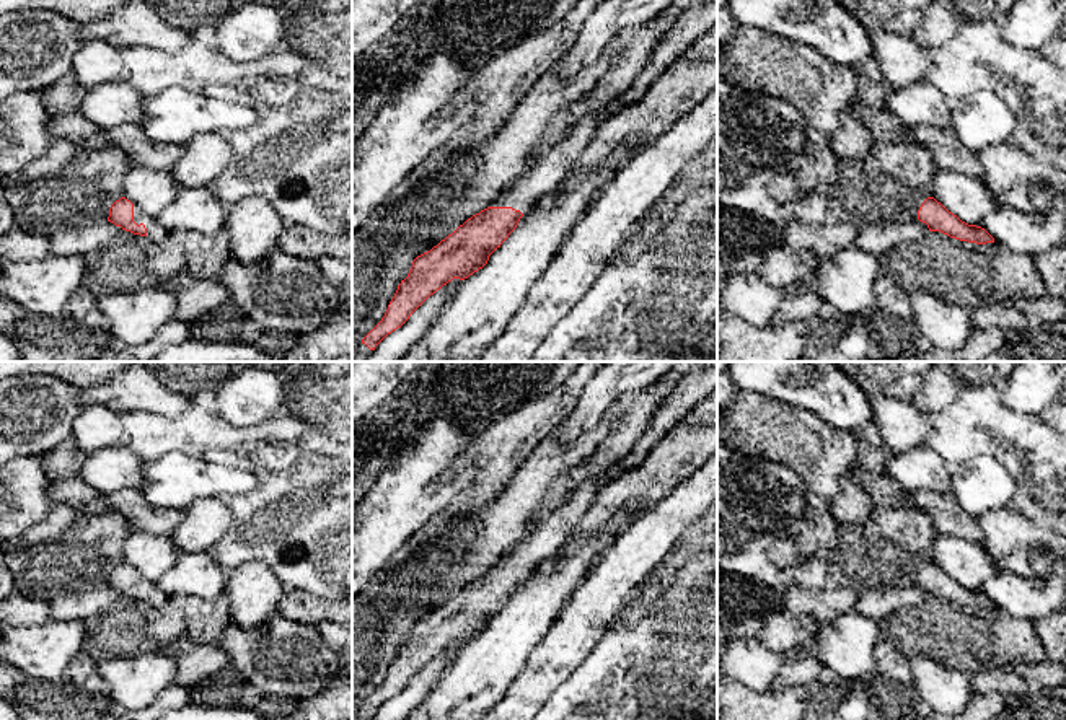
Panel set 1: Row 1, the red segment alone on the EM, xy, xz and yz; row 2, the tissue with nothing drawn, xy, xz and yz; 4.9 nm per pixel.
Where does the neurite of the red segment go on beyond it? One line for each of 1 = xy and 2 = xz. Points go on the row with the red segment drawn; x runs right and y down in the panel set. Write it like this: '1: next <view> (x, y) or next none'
1: next xy (155, 232)
2: next xz (546, 173)

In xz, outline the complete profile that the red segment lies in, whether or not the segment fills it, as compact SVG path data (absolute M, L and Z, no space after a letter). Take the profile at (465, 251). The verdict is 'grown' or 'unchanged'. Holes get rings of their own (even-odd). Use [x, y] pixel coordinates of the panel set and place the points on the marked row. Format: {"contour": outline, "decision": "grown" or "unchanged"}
{"contour": "M698 0L683 10L654 46L645 67L614 106L580 117L566 137L551 145L509 187L504 187L487 209L468 218L430 251L417 256L381 321L352 352L352 362L363 362L388 334L401 327L443 285L453 279L465 280L482 269L489 256L517 228L520 218L561 184L600 125L623 108L639 101L650 85L716 24L717 0Z", "decision": "grown"}

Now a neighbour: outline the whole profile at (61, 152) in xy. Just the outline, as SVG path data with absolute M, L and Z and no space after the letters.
M52 138L42 156L31 161L23 171L8 178L8 181L36 181L54 176L75 158L77 148L77 145L64 138Z

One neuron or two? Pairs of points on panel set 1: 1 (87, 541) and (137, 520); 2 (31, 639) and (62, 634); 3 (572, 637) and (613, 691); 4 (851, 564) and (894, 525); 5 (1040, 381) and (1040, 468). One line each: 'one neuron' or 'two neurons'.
1: two neurons
2: one neuron
3: two neurons
4: one neuron
5: two neurons

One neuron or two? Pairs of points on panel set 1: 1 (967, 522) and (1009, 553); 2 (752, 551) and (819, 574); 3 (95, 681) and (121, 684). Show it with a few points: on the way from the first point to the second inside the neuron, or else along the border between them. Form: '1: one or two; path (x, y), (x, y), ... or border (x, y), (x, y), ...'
1: two; border (973, 517), (982, 543)
2: one; path (768, 564), (778, 574), (802, 574)
3: two; border (98, 662), (96, 673), (106, 683), (108, 691)

